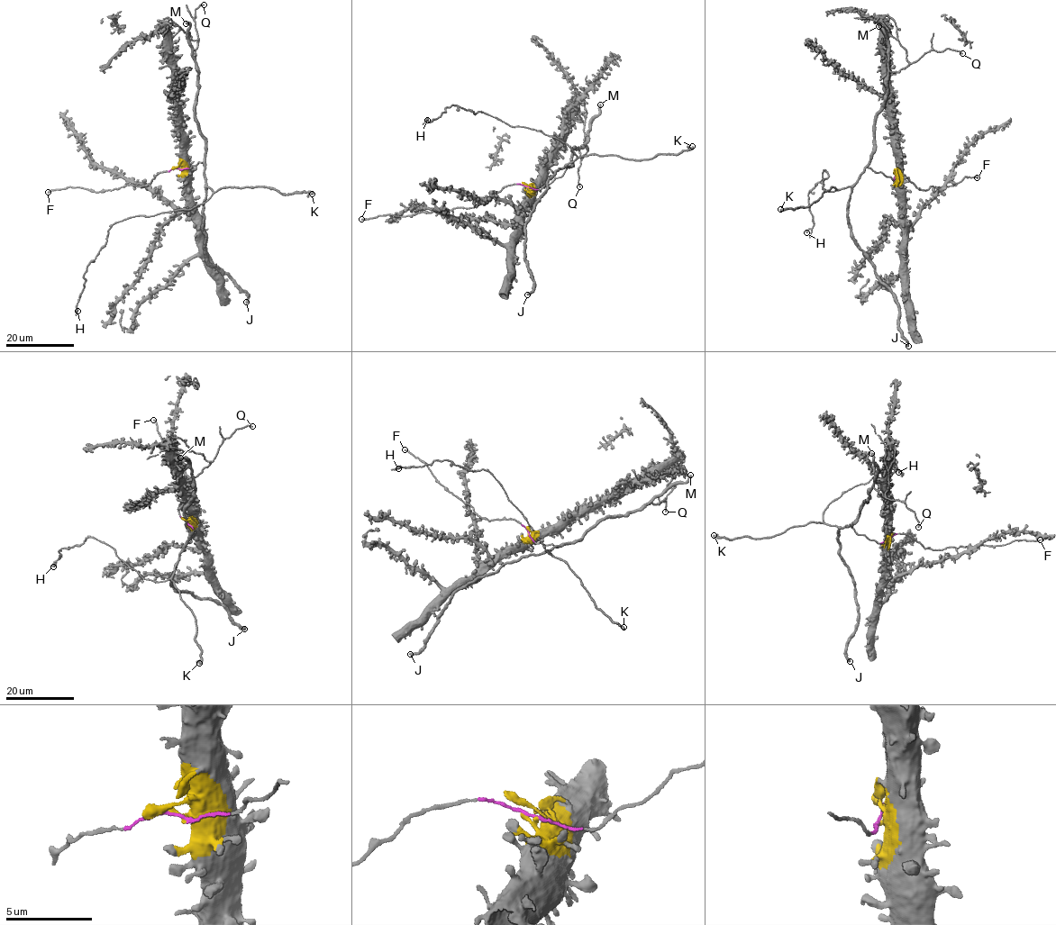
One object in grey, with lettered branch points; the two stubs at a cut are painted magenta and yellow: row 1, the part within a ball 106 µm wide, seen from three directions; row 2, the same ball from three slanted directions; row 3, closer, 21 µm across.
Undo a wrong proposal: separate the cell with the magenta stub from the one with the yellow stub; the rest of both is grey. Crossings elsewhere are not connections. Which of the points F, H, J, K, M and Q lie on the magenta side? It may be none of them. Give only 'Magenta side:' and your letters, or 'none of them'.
Magenta side: F, H, J, K, M, Q

